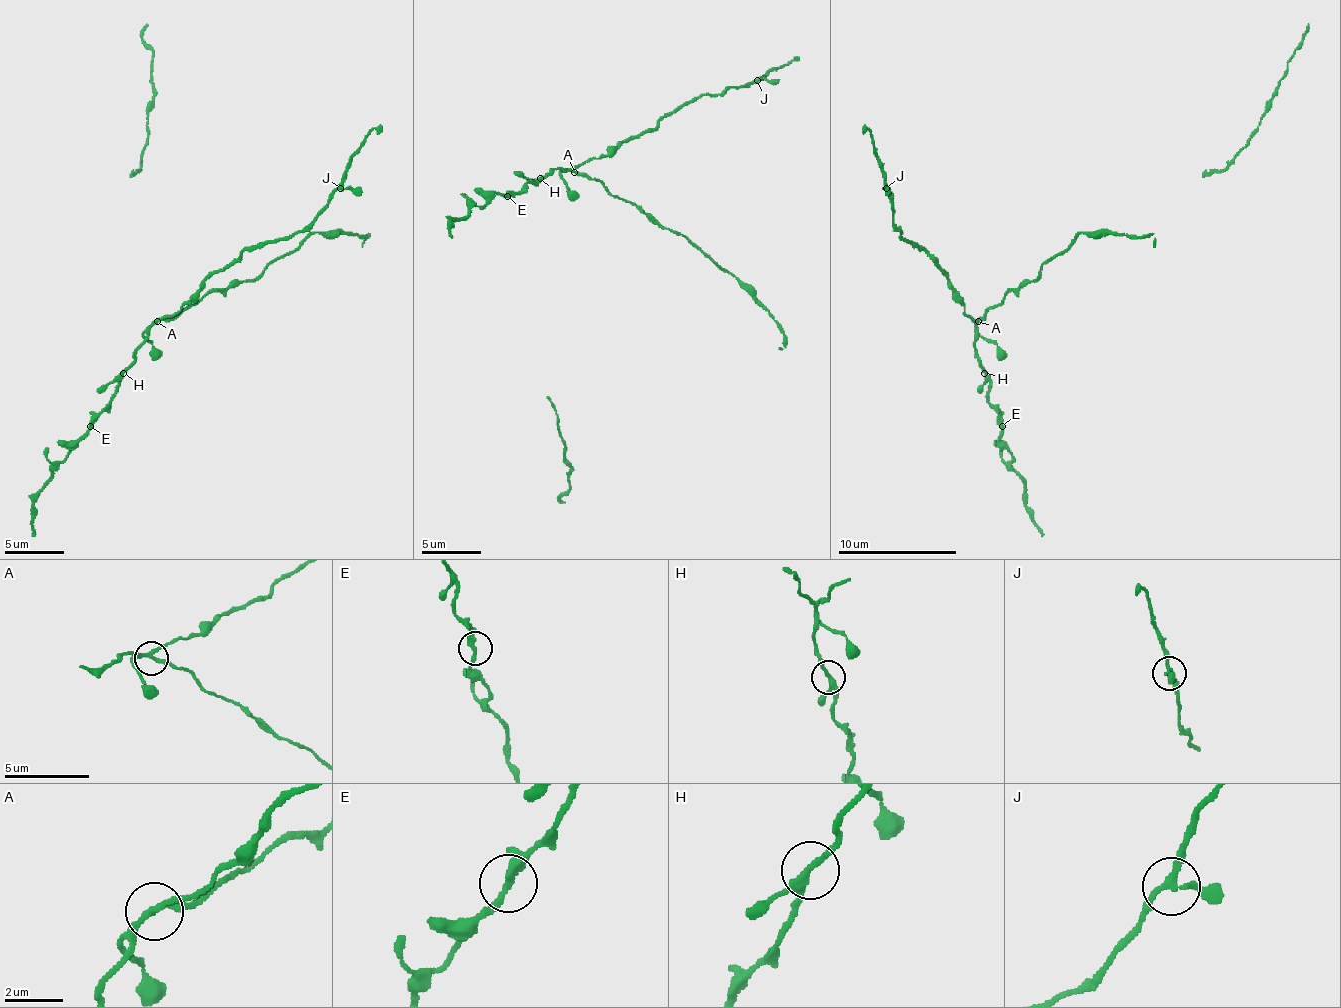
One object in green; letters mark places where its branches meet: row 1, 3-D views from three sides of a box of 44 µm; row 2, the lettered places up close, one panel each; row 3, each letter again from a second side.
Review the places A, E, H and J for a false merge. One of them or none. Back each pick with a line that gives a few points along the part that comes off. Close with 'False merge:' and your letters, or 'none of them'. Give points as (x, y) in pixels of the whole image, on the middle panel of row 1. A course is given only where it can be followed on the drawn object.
False merge: A

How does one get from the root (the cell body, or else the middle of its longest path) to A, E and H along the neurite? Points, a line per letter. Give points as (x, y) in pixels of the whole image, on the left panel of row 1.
A: (263, 271), (251, 280), (233, 280), (224, 289), (215, 289), (195, 304), (189, 304), (171, 319), (156, 322)
E: (263, 271), (204, 295), (171, 319), (159, 319), (123, 373), (117, 393), (90, 426)
H: (263, 271), (251, 280), (233, 280), (224, 289), (204, 295), (171, 319), (159, 319), (123, 373)

